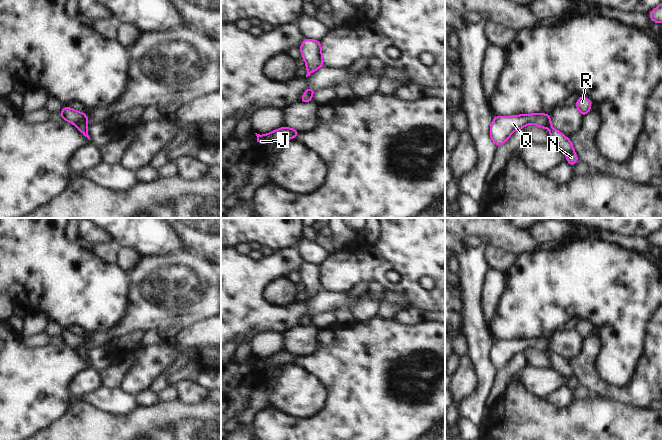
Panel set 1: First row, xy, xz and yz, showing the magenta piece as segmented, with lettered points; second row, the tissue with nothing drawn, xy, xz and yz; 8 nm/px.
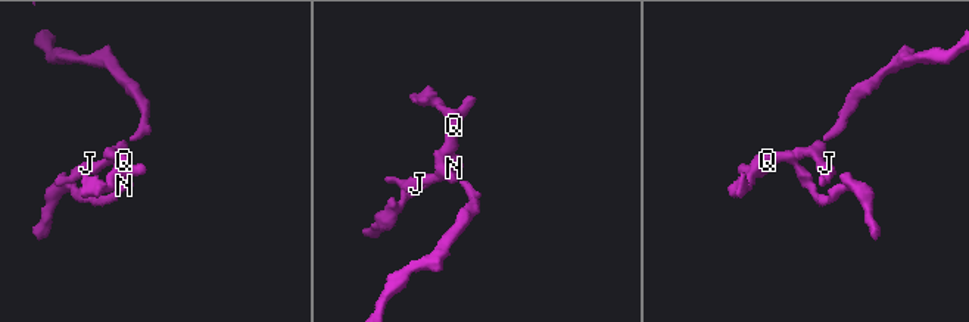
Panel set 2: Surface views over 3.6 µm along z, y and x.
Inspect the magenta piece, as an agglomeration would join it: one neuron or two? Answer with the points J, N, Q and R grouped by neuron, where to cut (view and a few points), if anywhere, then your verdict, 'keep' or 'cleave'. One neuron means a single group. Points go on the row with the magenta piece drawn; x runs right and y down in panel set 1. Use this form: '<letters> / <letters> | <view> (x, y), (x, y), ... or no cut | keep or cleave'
J N Q R | no cut | keep

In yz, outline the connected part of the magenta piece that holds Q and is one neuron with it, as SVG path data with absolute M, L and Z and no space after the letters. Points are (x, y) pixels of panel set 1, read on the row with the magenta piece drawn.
M549 114L495 116L490 125L490 138L497 147L505 143L515 130L523 129L528 124L535 124L543 129L549 128L552 145L566 154L567 163L572 167L578 162L579 158L574 152L570 139L551 126L551 116Z

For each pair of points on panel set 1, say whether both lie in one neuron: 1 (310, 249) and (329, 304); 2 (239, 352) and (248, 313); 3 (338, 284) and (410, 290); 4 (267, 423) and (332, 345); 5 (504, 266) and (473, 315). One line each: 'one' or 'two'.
1: two
2: two
3: one
4: one
5: two

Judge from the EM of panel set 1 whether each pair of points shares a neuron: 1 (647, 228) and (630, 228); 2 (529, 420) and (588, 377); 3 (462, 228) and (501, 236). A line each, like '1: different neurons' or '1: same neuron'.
1: same neuron
2: different neurons
3: same neuron

